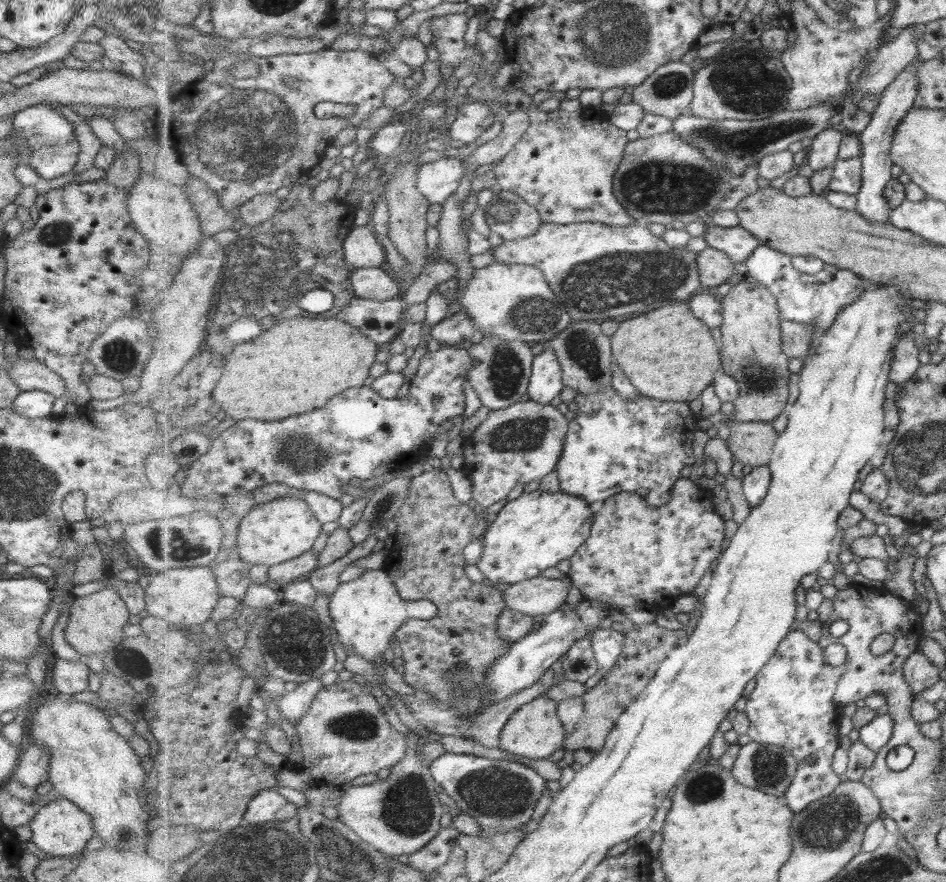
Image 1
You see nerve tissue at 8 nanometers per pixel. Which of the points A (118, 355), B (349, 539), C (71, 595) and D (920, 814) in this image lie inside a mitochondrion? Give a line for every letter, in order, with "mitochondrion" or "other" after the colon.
A: mitochondrion
B: other
C: other
D: other

